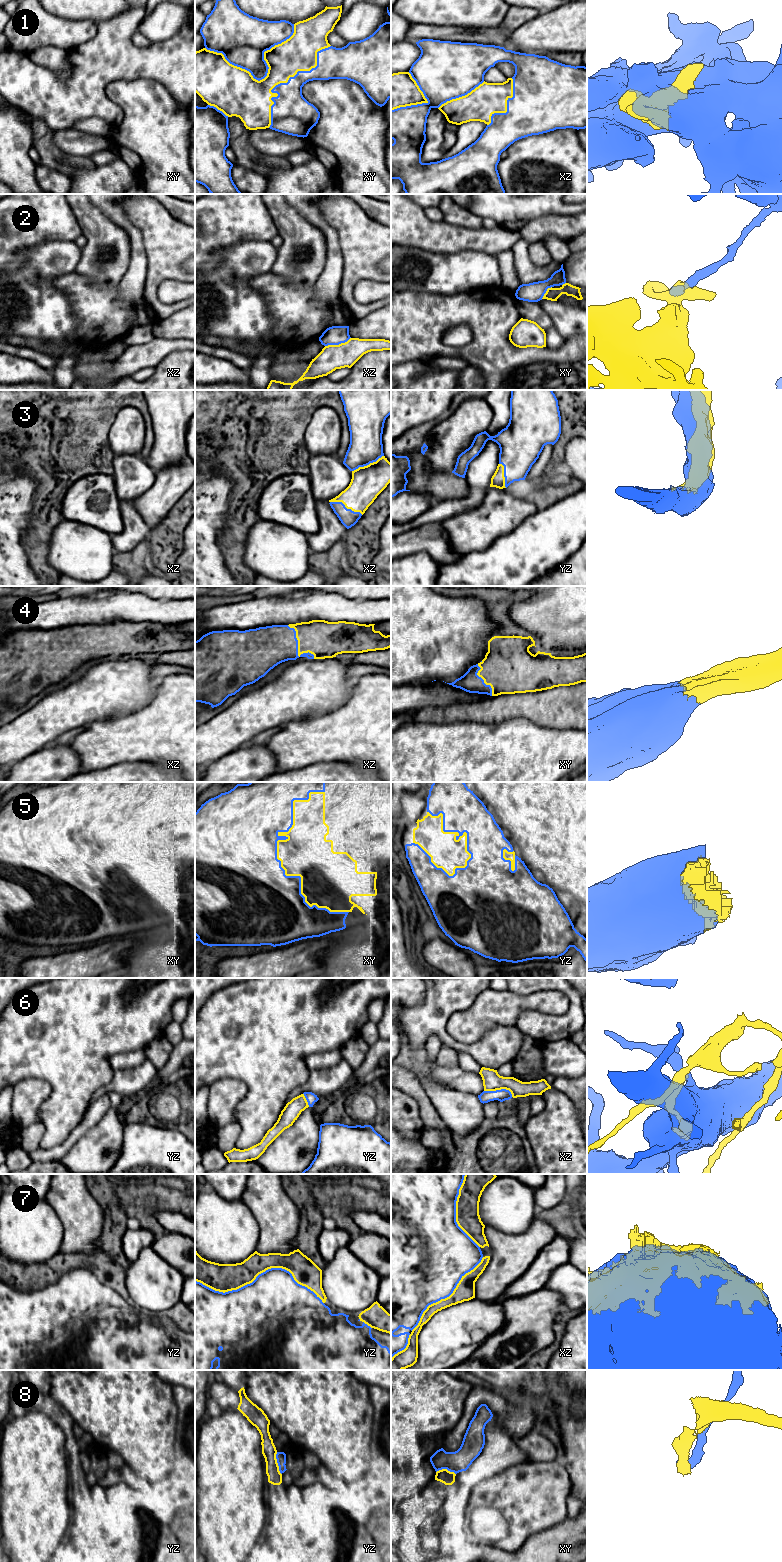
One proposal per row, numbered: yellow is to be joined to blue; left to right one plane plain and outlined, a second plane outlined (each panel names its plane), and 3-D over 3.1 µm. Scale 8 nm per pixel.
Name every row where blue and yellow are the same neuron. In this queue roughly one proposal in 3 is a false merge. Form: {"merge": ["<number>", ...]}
{"merge": ["1", "3", "4", "5", "7"]}

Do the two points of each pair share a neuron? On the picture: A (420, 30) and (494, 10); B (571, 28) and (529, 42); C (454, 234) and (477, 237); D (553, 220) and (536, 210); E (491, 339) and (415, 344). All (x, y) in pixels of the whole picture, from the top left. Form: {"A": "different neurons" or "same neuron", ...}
{"A": "different neurons", "B": "same neuron", "C": "same neuron", "D": "different neurons", "E": "same neuron"}

